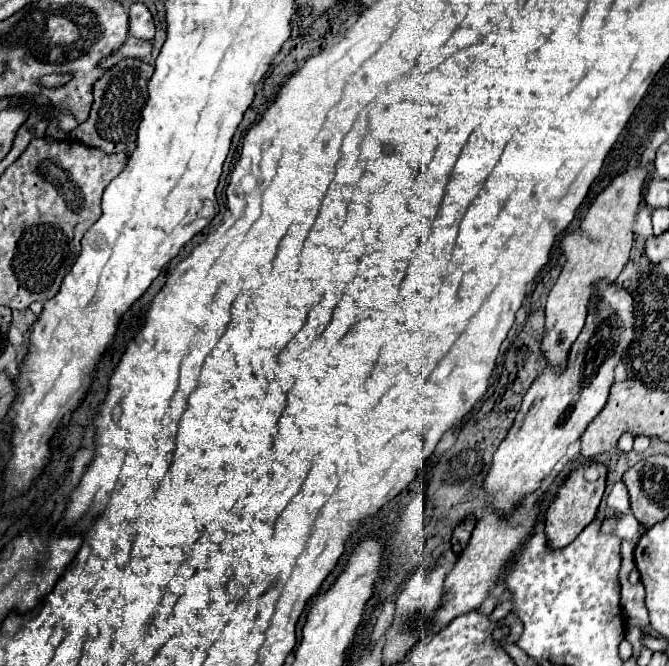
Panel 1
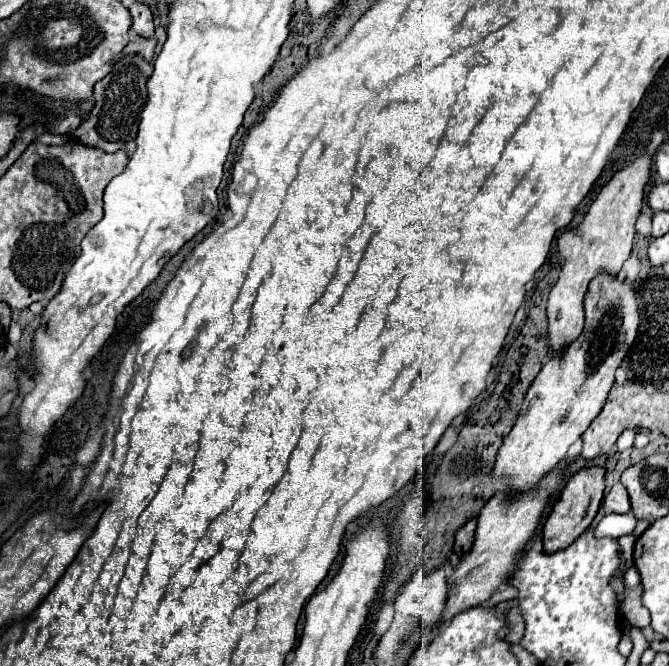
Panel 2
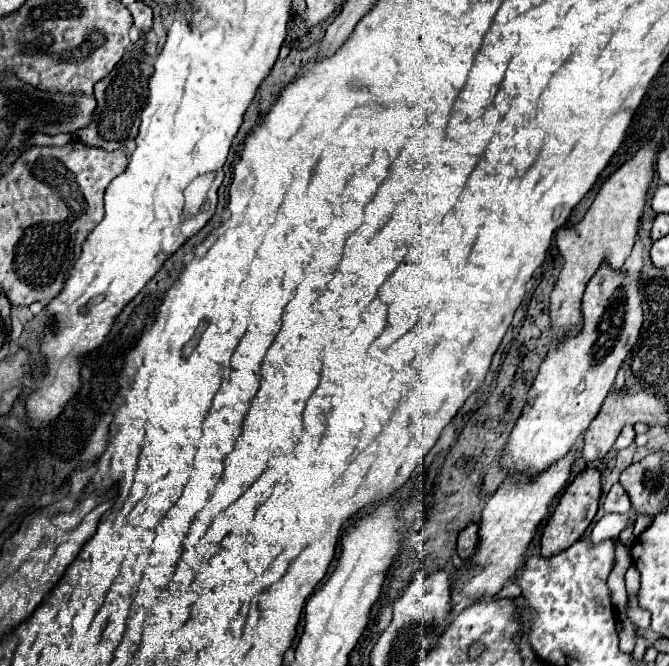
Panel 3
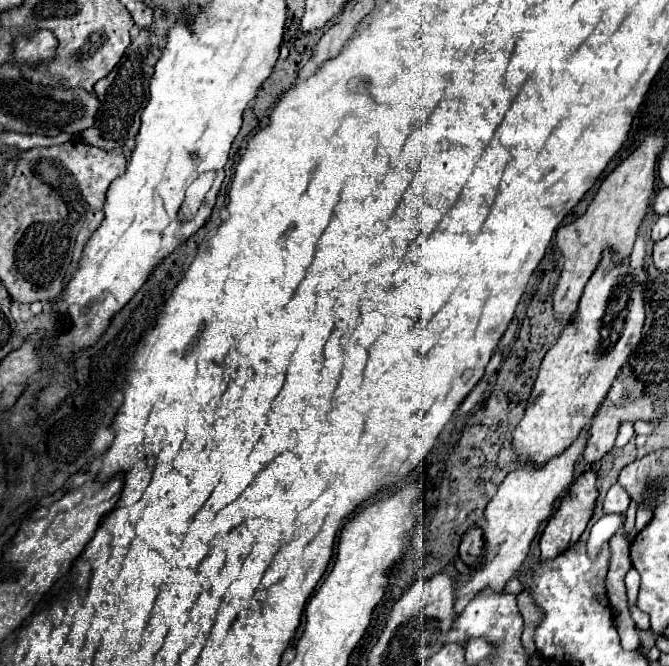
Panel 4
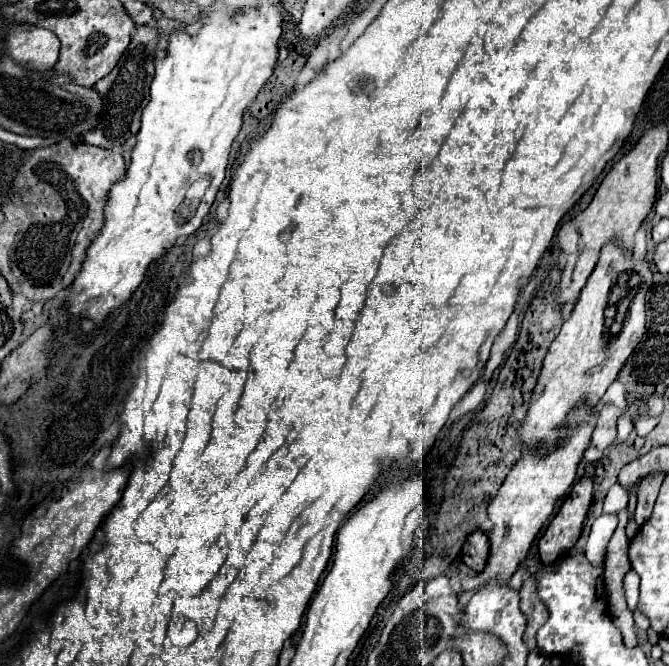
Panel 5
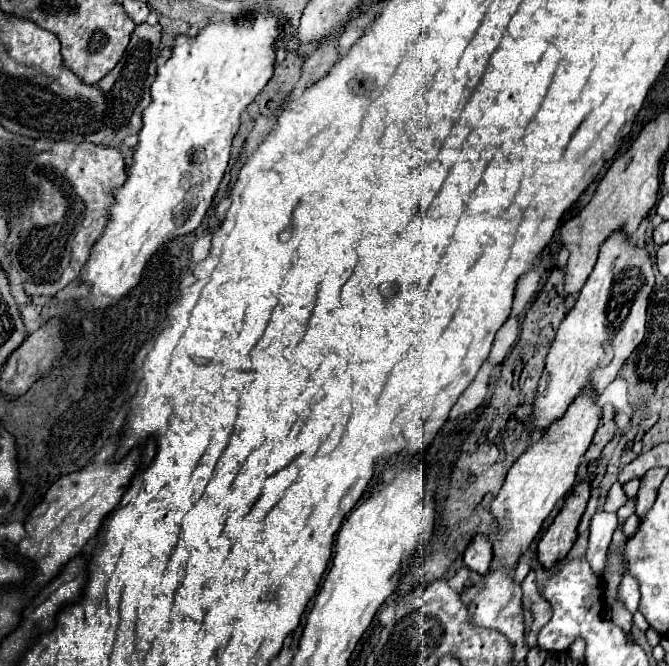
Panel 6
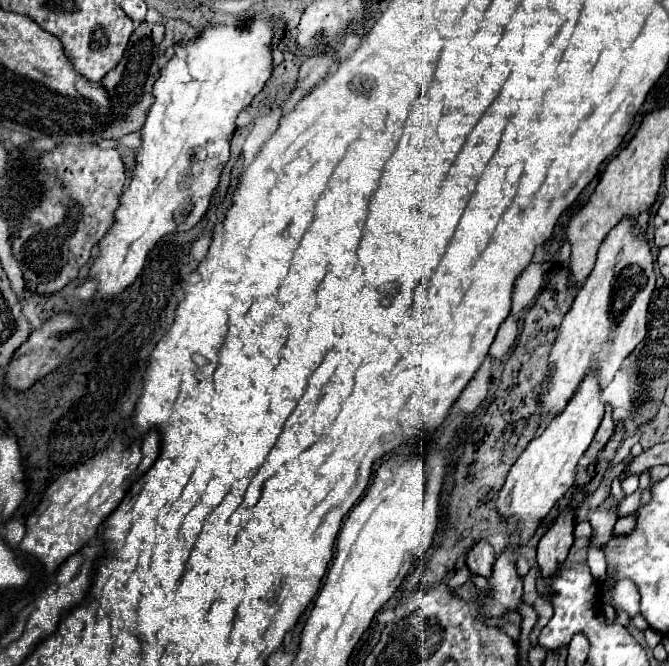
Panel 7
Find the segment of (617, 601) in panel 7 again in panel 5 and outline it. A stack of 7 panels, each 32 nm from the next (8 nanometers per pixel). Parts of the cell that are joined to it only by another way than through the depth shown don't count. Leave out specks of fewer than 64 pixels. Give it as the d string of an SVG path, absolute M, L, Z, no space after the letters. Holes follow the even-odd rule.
M630 570L624 577L624 596L628 608L634 612L639 601L640 578L633 570Z

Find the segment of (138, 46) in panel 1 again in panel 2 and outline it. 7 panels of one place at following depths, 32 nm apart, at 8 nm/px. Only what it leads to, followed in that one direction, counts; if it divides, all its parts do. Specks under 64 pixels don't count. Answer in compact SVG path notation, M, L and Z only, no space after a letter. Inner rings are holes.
M136 38L128 44L128 48L124 48L122 54L142 54L150 62L154 58L155 47L156 38Z

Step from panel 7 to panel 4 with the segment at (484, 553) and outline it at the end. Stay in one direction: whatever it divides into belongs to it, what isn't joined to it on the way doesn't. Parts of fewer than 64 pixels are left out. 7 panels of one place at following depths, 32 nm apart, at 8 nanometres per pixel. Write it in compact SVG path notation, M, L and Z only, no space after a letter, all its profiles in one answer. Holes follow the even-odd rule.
M472 528L462 536L458 554L460 554L460 560L470 568L476 568L480 564L484 554L484 534L480 528Z

